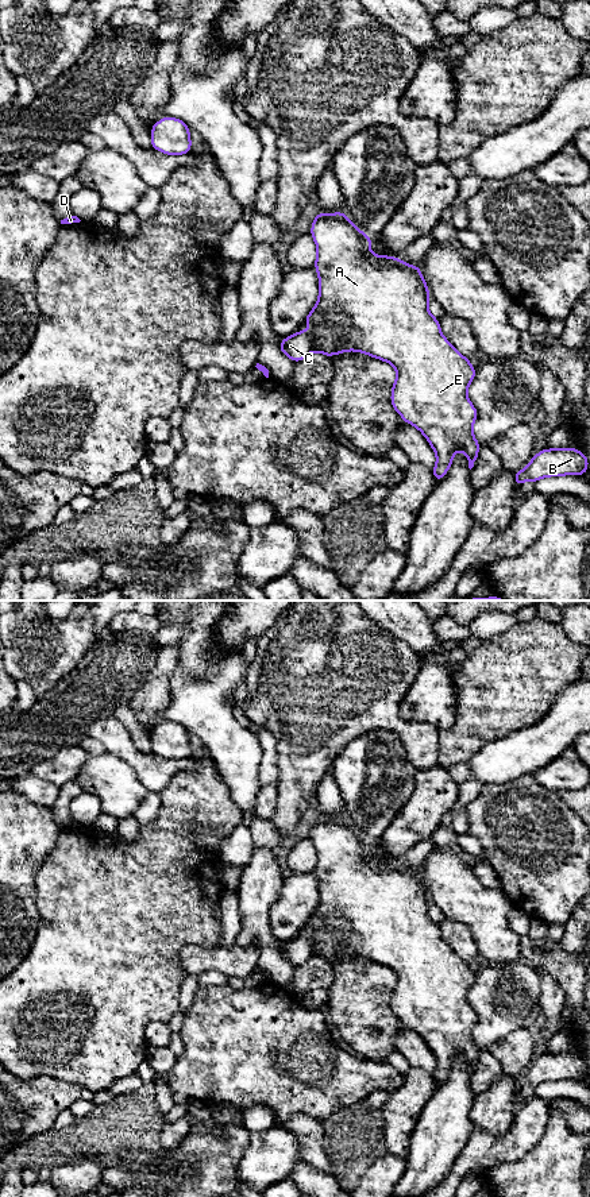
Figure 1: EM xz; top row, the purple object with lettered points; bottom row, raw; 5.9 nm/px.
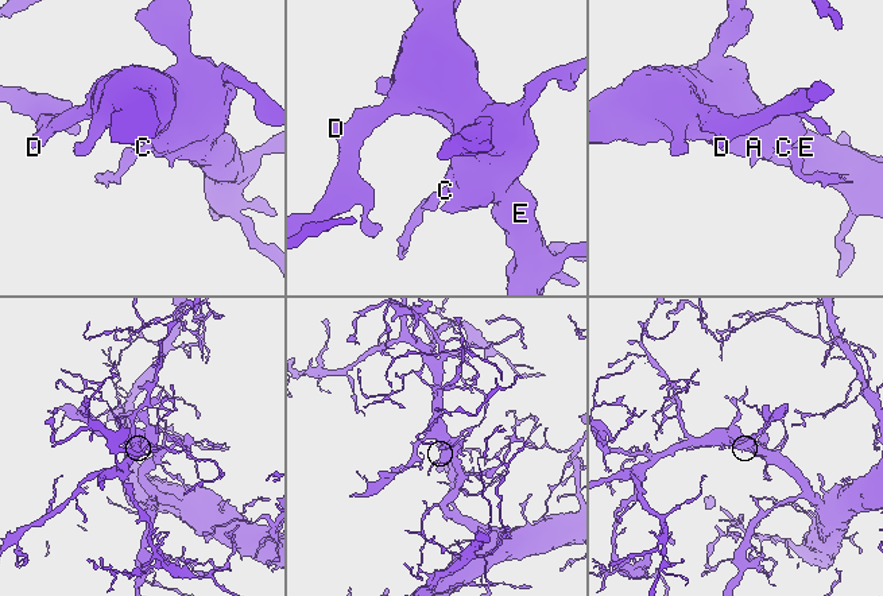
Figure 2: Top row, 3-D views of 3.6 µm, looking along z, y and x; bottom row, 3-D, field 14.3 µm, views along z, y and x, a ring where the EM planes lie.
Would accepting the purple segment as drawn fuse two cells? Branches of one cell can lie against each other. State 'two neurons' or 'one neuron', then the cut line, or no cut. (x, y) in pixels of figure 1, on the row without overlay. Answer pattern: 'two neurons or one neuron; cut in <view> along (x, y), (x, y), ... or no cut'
two neurons; cut in xz along (309, 935), (309, 952), (312, 956)

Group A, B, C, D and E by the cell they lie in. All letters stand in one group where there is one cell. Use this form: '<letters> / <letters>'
A B D E / C

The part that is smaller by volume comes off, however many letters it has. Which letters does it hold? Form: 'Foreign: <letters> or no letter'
Foreign: C

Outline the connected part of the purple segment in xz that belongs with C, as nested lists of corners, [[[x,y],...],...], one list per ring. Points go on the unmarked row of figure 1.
[[[298,935],[297,938],[281,945],[279,953],[284,959],[290,962],[294,968],[305,964],[311,957],[311,937]]]

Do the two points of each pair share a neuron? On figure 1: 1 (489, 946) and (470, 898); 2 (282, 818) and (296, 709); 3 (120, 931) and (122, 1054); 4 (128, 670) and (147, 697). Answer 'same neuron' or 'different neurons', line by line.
1: same neuron
2: same neuron
3: same neuron
4: different neurons

